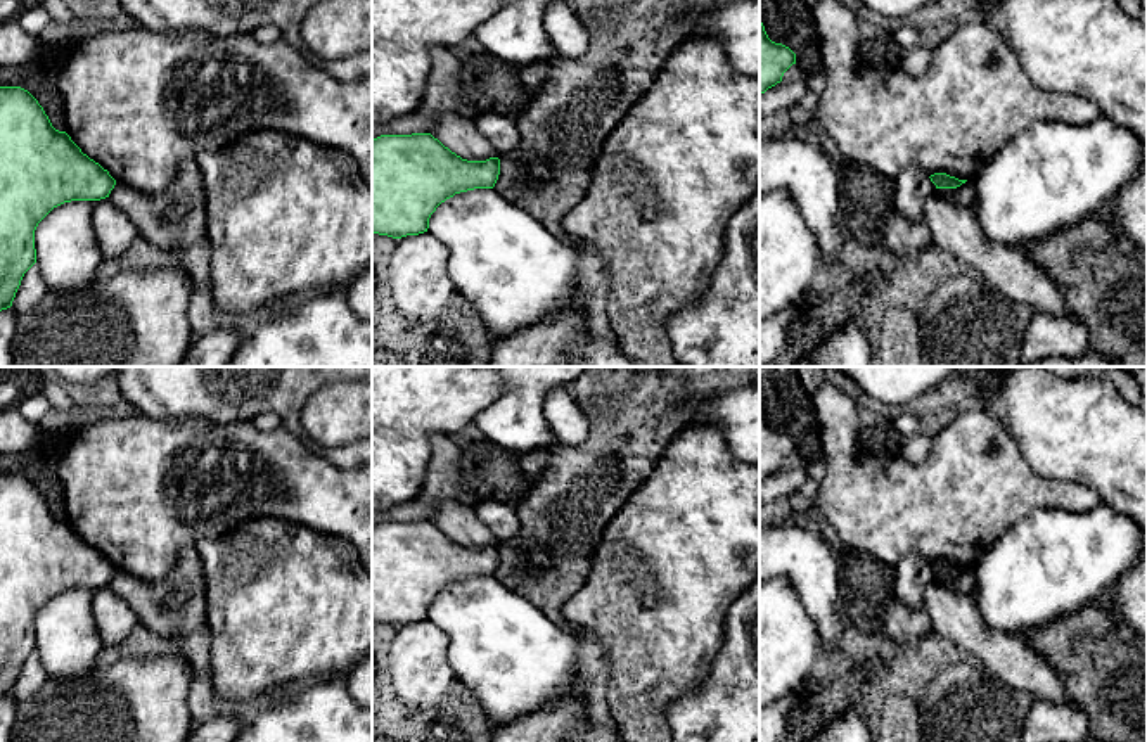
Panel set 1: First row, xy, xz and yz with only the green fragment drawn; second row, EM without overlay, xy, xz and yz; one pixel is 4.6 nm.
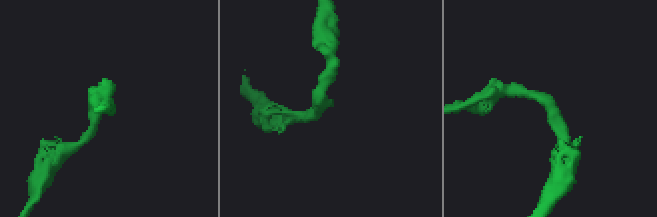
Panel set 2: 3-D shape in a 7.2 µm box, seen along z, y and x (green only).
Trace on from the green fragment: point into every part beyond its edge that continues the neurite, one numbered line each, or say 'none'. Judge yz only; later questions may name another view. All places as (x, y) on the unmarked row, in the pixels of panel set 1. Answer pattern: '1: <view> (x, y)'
none

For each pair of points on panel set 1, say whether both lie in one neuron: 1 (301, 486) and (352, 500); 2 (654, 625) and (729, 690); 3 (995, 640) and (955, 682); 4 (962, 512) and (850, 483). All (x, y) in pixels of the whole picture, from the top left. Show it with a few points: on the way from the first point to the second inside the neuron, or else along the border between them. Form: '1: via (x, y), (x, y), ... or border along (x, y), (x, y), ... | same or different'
1: via (313, 492), (329, 500), (339, 500) | same
2: border along (725, 635), (710, 673), (694, 689), (677, 697) | different
3: border along (983, 665), (1004, 684), (1016, 689) | different
4: via (935, 509), (877, 507) | same

